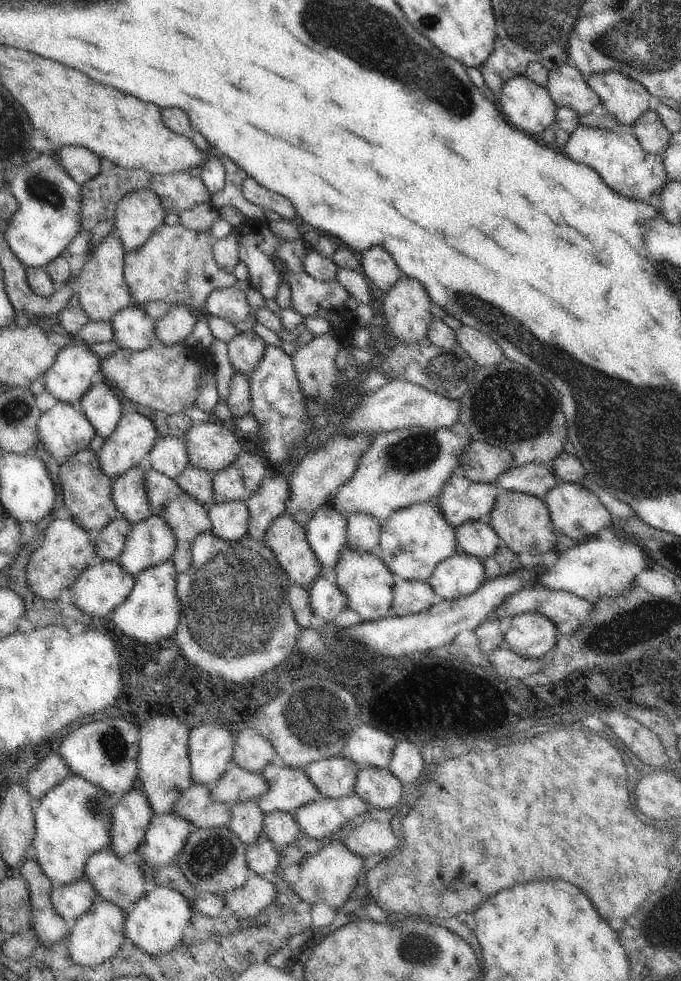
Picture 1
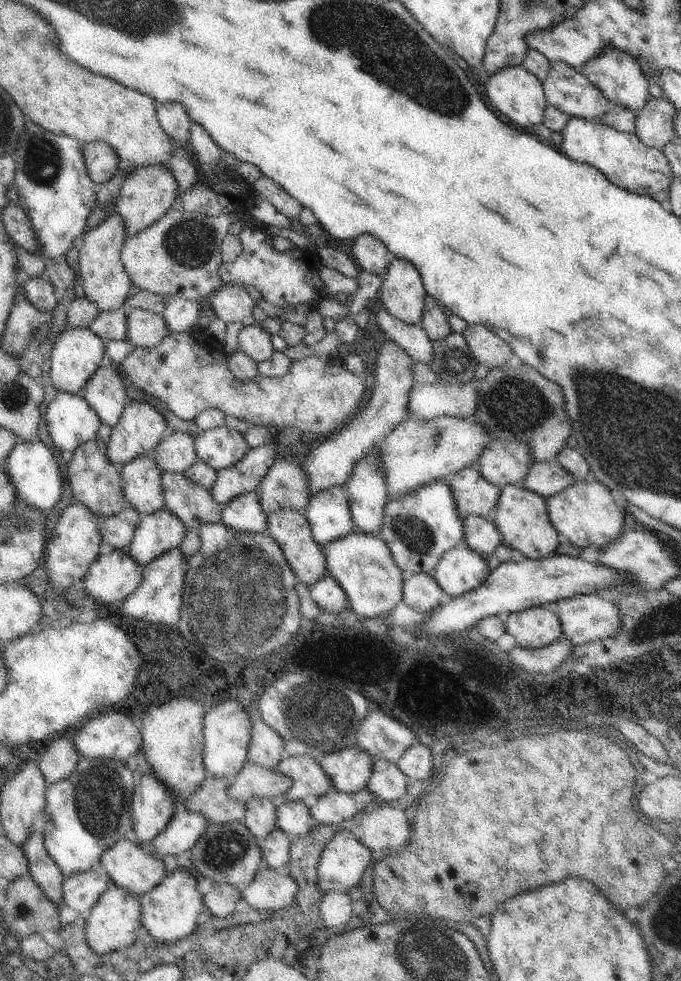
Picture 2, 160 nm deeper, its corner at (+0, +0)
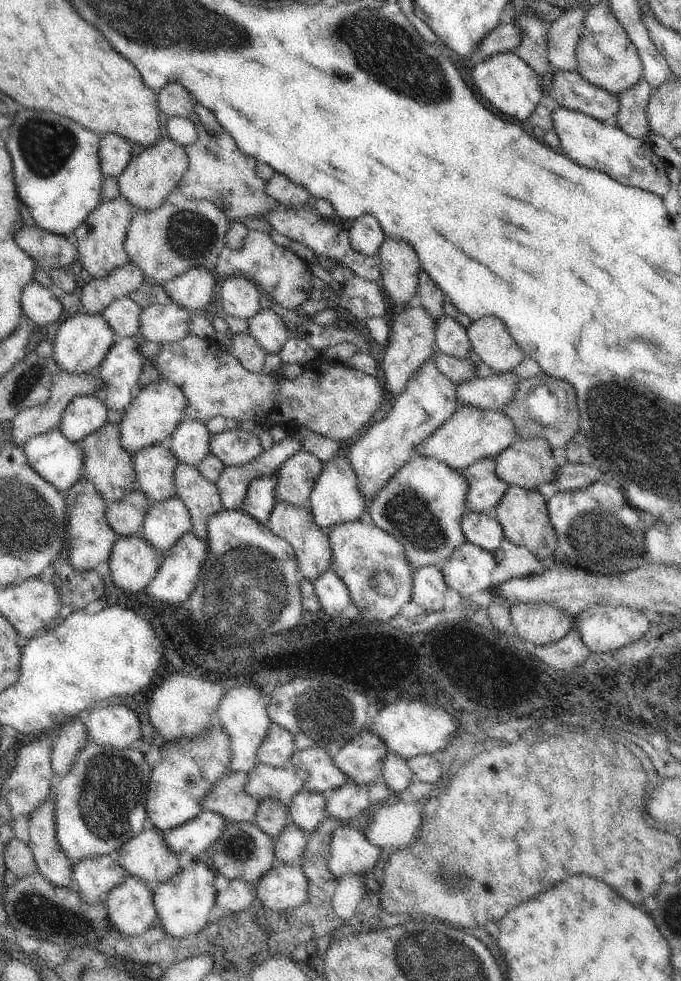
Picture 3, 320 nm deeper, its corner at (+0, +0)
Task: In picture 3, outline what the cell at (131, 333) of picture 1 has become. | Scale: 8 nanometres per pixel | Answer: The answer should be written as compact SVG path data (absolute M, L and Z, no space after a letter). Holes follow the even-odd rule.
M172 300L151 304L143 308L139 331L145 340L171 343L183 339L189 333L192 312Z

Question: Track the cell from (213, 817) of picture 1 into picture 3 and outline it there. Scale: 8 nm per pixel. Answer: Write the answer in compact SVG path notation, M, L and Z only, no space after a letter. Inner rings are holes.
M242 771L223 776L212 785L201 804L201 810L217 812L228 823L253 823L260 799L245 791L248 781L249 773Z

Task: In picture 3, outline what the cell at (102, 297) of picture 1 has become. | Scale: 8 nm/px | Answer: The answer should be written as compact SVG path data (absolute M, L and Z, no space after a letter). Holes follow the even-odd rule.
M119 195L107 202L100 202L87 216L87 219L72 232L71 238L77 247L78 259L94 279L105 277L110 271L123 267L130 261L123 244L135 213L136 208L133 207L133 204L130 204L124 196Z

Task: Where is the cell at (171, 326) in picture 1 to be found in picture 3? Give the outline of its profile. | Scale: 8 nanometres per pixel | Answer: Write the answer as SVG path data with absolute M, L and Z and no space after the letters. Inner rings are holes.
M196 265L163 285L172 301L195 312L210 302L210 297L217 290L216 277L215 270Z

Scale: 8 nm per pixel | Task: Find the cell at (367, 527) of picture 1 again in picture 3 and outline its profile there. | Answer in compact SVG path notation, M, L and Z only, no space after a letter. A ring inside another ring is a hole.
M430 355L410 376L405 389L397 396L389 415L379 423L372 423L363 434L349 444L347 455L357 474L359 487L369 504L387 480L414 458L417 445L426 443L458 407L457 386L440 372L435 358Z

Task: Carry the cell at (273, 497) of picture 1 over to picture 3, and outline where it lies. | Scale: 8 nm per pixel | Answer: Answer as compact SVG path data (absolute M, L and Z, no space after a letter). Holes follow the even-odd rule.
M304 449L285 460L276 471L277 502L288 501L293 505L308 503L323 466L324 462L313 452Z

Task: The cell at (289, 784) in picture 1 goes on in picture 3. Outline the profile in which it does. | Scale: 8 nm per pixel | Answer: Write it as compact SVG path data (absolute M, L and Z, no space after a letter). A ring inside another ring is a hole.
M316 745L297 750L290 760L290 766L308 771L303 786L305 791L329 794L348 781L346 774L334 764L333 758L325 748Z

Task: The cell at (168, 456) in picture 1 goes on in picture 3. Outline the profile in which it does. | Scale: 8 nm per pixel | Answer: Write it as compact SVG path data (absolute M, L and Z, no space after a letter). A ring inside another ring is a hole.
M182 420L168 440L180 463L197 466L209 453L212 438L208 427L199 420Z

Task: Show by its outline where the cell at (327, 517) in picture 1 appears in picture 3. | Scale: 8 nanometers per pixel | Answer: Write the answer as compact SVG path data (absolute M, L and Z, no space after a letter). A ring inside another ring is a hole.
M344 454L336 455L324 463L320 476L316 479L308 504L311 506L317 527L329 531L334 525L364 518L369 510L369 502L359 487L359 480L350 459Z

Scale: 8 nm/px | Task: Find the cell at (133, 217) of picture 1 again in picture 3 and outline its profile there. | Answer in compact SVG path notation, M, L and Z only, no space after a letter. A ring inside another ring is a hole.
M160 137L156 144L144 149L131 158L124 172L119 176L121 195L124 196L136 210L155 211L177 189L181 178L188 170L189 156L183 146L170 137Z

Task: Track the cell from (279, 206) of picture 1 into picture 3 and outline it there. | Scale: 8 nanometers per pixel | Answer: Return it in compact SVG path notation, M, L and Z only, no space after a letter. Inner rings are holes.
M276 172L267 180L265 189L274 200L279 202L281 208L306 206L310 198L308 190L300 188L300 184L292 184L292 180L288 180L280 172Z

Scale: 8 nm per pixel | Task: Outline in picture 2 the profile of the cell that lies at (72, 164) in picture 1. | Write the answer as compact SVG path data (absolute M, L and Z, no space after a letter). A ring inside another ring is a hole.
M96 141L84 145L83 155L89 175L97 185L108 182L119 169L121 158L107 142Z

